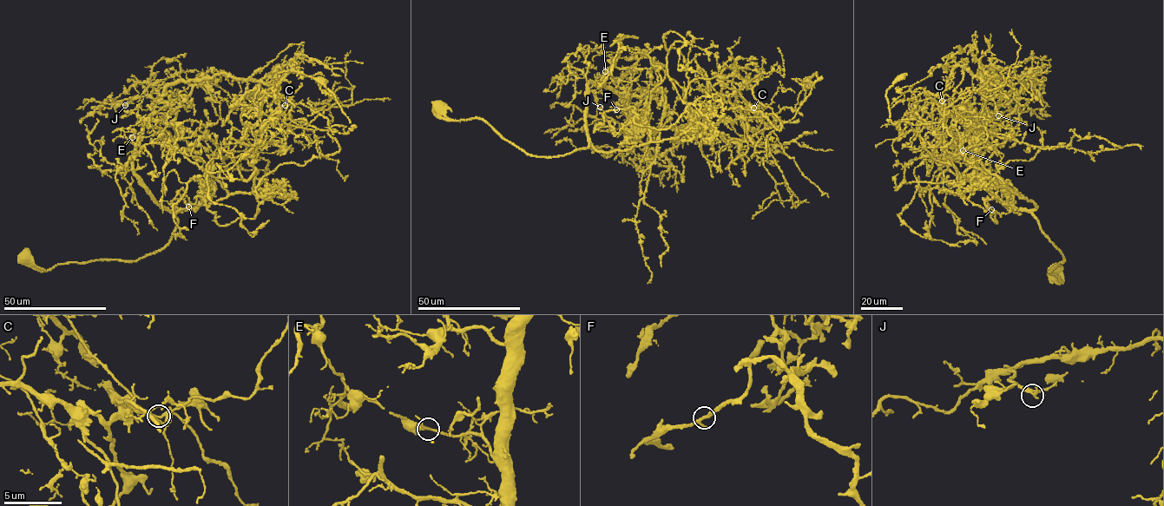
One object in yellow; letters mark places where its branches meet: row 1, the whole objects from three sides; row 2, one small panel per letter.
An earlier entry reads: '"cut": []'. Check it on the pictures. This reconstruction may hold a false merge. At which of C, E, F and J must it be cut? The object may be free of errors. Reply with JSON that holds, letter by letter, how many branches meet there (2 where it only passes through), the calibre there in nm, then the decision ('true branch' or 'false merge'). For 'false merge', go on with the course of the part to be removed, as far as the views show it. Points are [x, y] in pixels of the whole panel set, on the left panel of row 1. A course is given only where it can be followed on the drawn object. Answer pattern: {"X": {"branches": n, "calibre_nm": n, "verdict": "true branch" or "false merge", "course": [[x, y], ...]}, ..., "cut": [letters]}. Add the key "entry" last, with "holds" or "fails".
{"C": {"branches": 3, "calibre_nm": 200, "verdict": "false merge", "course": [[285, 105], [339, 151], [269, 172], [254, 218], [220, 225], [200, 196], [181, 213], [182, 188], [174, 200]]}, "E": {"branches": 3, "calibre_nm": 240, "verdict": "true branch"}, "F": {"branches": 3, "calibre_nm": 220, "verdict": "true branch"}, "J": {"branches": 3, "calibre_nm": 200, "verdict": "true branch"}, "cut": ["C"], "entry": "fails"}

